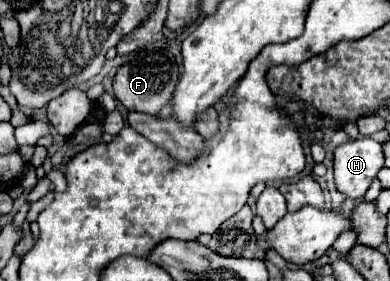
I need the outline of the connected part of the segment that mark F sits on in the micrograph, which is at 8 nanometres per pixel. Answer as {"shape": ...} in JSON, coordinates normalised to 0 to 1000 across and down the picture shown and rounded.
{"shape":[[[362,171],[341,185],[315,235],[305,235],[290,278],[290,320],[300,356],[310,356],[310,370],[326,391],[351,391],[397,413],[438,356],[454,285],[459,285],[454,221],[438,185],[428,185],[423,171]]]}

